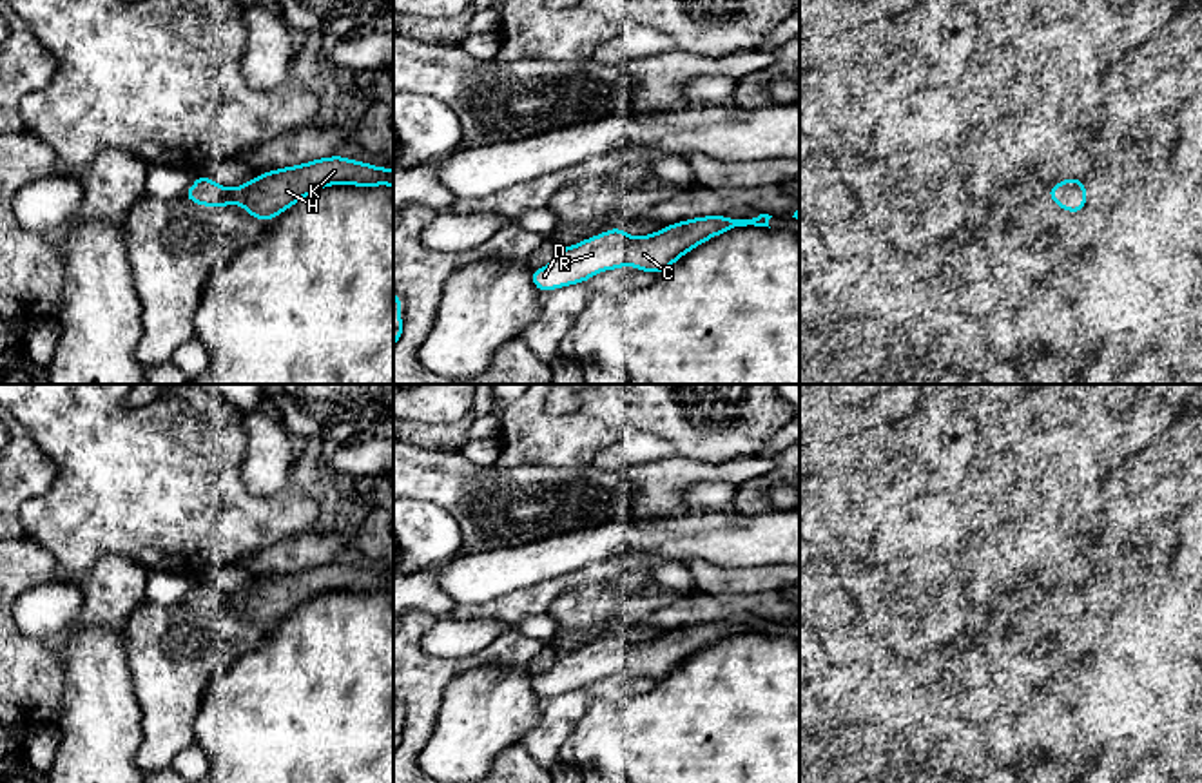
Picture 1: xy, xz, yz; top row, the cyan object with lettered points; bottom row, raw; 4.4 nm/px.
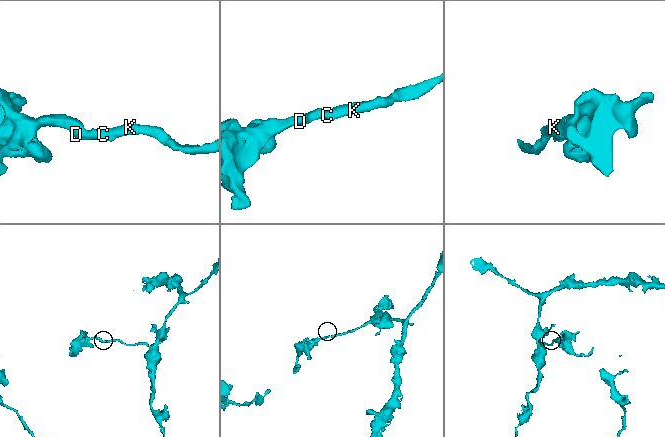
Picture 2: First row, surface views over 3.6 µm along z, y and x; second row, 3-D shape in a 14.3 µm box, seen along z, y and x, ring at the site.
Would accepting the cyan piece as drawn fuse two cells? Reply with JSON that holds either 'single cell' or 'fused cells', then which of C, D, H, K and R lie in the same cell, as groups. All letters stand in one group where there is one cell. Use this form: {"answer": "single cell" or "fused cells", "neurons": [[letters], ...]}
{"answer": "single cell", "neurons": [["C", "D", "H", "K", "R"]]}

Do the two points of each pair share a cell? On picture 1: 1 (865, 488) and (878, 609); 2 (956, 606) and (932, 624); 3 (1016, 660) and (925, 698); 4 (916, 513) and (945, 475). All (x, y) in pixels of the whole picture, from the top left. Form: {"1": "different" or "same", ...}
{"1": "same", "2": "same", "3": "same", "4": "different"}

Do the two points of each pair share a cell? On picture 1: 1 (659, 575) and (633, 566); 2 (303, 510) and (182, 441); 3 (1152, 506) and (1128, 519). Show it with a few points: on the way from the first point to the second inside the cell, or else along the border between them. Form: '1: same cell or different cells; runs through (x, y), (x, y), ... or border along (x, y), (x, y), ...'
1: different cells; border along (668, 559), (651, 570), (649, 582)
2: same cell; runs through (272, 510), (251, 510), (213, 472)
3: different cells; border along (1137, 499), (1141, 533)

